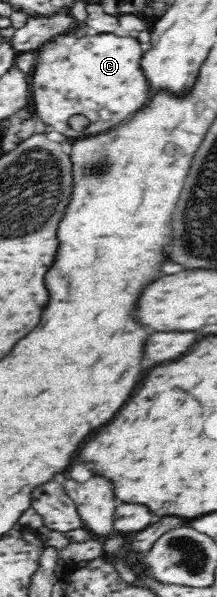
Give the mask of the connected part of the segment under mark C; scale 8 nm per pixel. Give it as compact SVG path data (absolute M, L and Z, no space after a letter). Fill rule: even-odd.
M57 35L55 40L45 43L35 52L34 109L43 118L47 130L57 130L71 138L107 130L145 106L149 98L149 82L141 58L143 48L133 36ZM73 114L83 114L89 118L89 126L83 132L69 126L69 116Z

